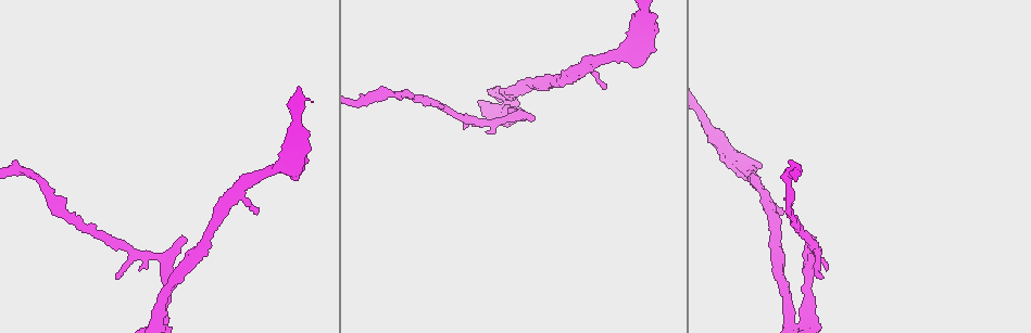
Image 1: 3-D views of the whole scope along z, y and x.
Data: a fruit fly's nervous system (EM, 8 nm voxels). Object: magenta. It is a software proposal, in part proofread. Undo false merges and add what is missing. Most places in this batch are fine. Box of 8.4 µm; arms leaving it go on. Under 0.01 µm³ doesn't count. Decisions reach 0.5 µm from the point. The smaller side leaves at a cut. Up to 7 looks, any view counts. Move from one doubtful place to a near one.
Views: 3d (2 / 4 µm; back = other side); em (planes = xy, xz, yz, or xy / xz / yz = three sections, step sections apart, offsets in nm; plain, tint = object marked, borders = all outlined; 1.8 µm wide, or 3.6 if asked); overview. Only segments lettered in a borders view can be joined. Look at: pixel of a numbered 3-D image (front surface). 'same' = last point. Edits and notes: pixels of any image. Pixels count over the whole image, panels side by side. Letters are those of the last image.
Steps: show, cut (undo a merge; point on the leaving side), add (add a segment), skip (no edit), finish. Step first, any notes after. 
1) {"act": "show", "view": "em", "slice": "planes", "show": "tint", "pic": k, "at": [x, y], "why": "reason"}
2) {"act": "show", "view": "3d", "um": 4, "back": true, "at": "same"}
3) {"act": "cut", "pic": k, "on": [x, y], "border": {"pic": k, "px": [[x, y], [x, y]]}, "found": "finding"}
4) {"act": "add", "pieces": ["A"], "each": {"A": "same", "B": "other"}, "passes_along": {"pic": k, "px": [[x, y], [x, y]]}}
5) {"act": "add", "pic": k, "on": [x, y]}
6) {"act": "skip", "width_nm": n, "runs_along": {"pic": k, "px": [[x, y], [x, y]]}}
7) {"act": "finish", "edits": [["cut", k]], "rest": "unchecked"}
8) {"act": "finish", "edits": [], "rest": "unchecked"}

{"act": "show", "view": "em", "slice": "planes", "show": "borders", "pic": 1, "at": [801, 319], "why": "sharp bend"}

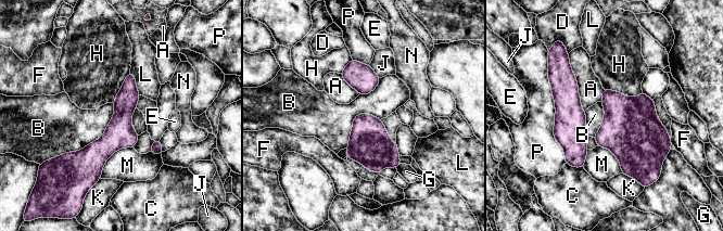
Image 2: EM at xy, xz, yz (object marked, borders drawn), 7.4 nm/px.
{"act": "skip", "each": {"A": "other", "B": "other", "C": "other", "D": "other", "E": "other", "F": "other", "G": "other", "H": "other", "J": "other", "K": "other", "L": "other", "M": "other", "N": "other", "P": "other"}, "runs_along": {"pic": 2, "px": [[130, 76], [121, 129], [87, 171]]}, "found": "one neuron here"}

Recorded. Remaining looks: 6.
{"act": "show", "view": "3d", "um": 4, "pic": 1, "at": [813, 236], "why": "an open end"}

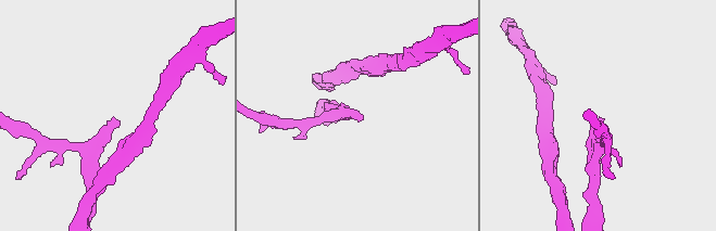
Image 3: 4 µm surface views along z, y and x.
{"act": "show", "view": "em", "slice": "xy", "step": 16, "show": "borders", "pic": 3, "at": [113, 119], "why": "now the EM"}

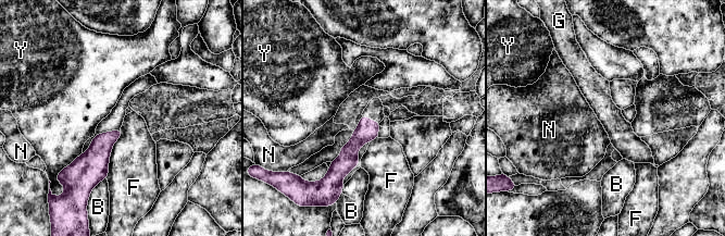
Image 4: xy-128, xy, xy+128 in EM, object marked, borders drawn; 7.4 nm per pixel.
{"act": "show", "view": "em", "slice": "xz", "step": 8, "show": "borders", "at": "same", "why": "cut it another way"}

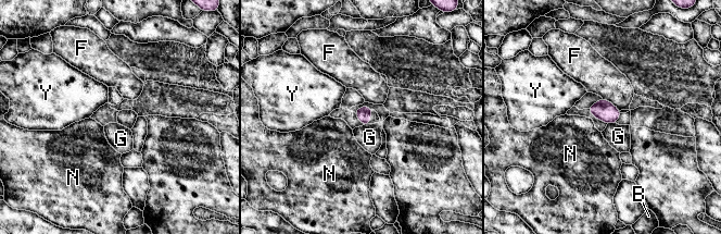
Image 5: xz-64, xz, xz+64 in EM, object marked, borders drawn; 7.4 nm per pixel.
{"act": "skip", "each": {"B": "other", "F": "other", "G": "other", "N": "other", "Y": "other"}, "border": {"pic": 5, "px": [[615, 122], [607, 124]]}, "found": "no lettered segment goes on from it"}

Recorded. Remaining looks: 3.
{"act": "show", "view": "3d", "um": 4, "pic": 1, "at": [781, 213], "why": "thin end"}

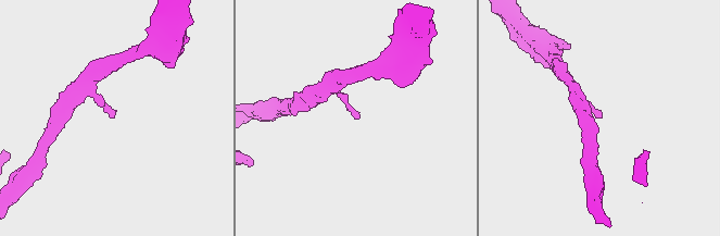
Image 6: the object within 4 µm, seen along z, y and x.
{"act": "show", "view": "em", "slice": "xz", "step": 4, "show": "borders", "pic": 6, "at": [358, 116]}

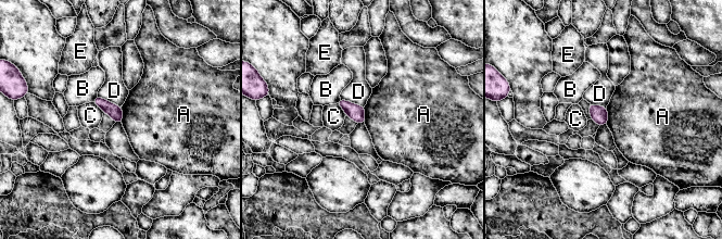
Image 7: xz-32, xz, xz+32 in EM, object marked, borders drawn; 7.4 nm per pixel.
{"act": "skip", "each": {"A": "other", "B": "other", "C": "other", "D": "other", "E": "other"}, "border": {"pic": 7, "px": [[606, 108], [607, 124]]}, "found": "no lettered segment goes on from it"}

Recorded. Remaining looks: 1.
{"act": "finish", "edits": [], "rest": "unchecked"}

